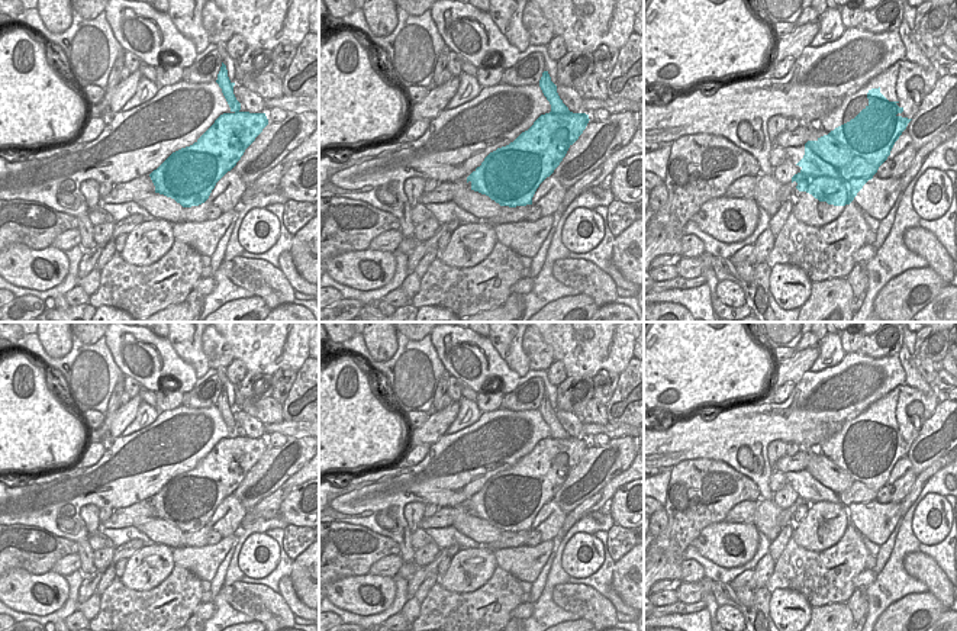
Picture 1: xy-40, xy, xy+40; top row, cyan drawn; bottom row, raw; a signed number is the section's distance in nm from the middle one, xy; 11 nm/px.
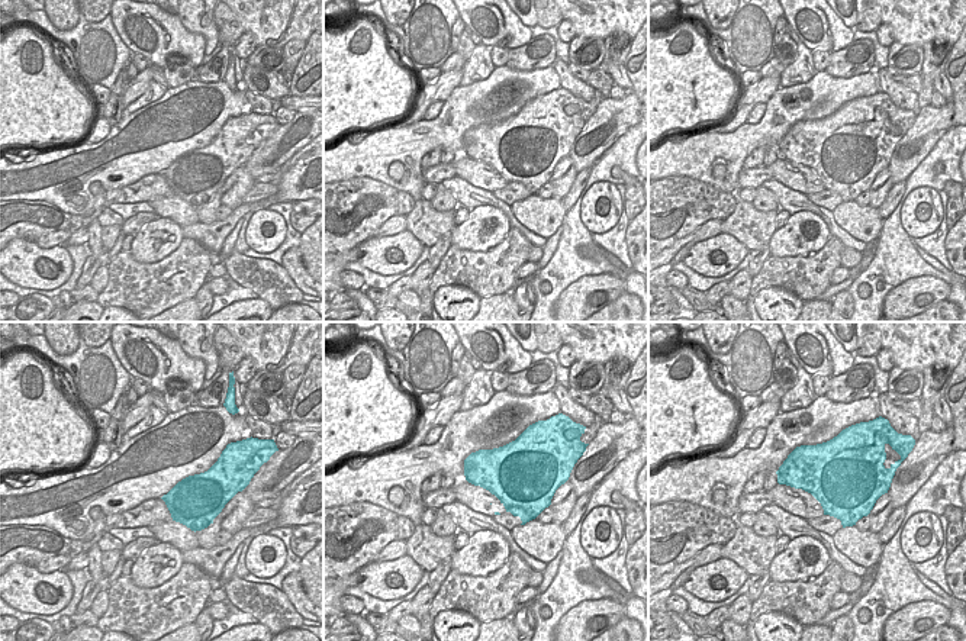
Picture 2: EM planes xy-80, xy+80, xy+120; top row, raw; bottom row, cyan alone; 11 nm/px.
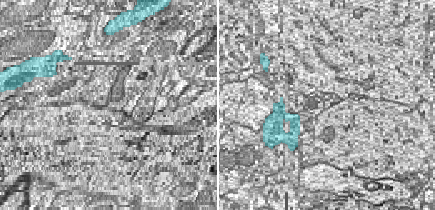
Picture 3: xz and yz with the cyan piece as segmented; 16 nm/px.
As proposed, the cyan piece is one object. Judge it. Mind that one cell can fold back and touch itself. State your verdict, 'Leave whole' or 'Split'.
Split

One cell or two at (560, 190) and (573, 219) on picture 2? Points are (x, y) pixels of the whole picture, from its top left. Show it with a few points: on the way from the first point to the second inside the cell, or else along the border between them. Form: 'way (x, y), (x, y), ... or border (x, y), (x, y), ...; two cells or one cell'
border (566, 212), (560, 225); two cells

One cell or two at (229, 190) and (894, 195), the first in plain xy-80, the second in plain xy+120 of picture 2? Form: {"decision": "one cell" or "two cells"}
{"decision": "two cells"}

